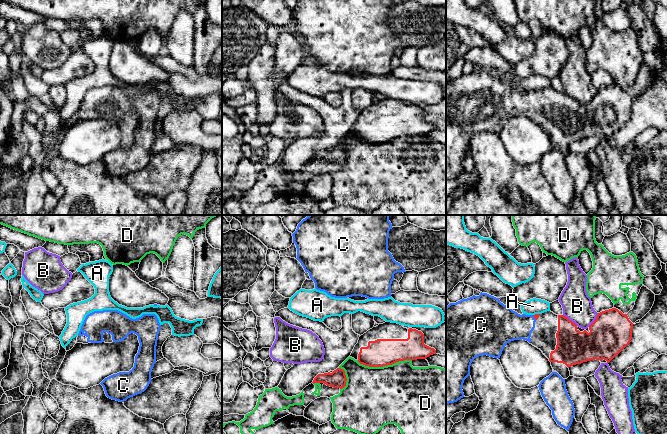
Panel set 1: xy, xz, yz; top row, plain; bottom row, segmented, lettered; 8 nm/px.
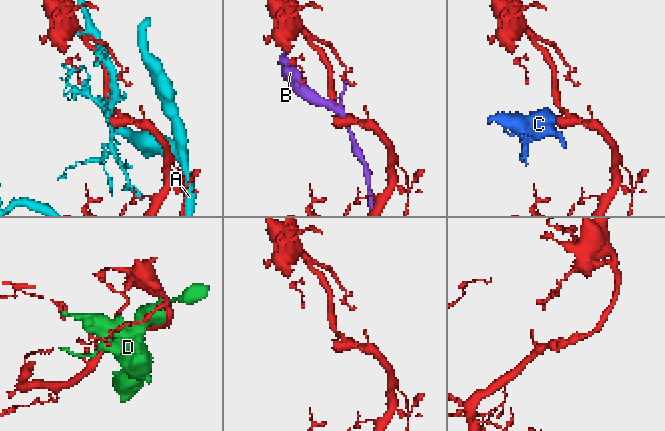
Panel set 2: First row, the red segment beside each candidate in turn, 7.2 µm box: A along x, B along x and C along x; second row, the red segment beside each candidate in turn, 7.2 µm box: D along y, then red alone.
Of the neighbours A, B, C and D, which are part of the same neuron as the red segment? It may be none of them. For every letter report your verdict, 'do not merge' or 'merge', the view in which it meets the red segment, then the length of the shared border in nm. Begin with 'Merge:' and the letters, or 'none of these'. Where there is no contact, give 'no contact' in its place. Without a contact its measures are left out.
Merge: C
A: do not merge | yz | 70 nm
B: do not merge | yz | 150 nm
C: merge | yz | 50 nm
D: do not merge | xz | 440 nm

